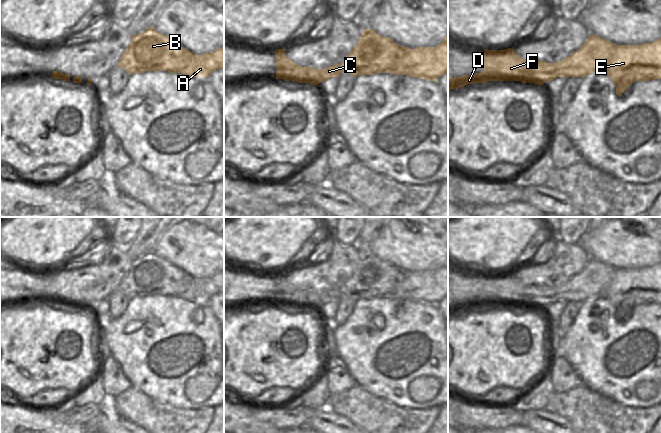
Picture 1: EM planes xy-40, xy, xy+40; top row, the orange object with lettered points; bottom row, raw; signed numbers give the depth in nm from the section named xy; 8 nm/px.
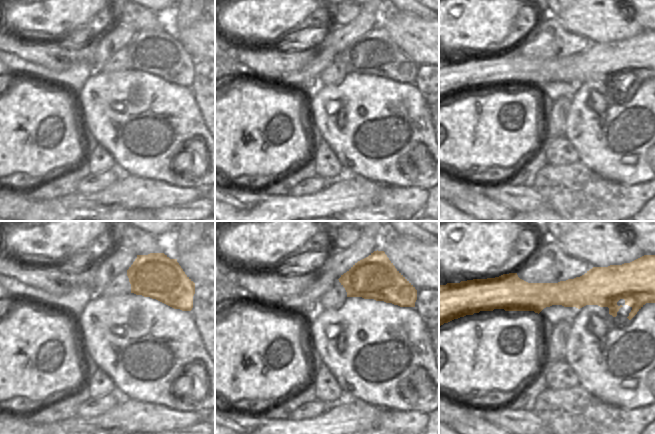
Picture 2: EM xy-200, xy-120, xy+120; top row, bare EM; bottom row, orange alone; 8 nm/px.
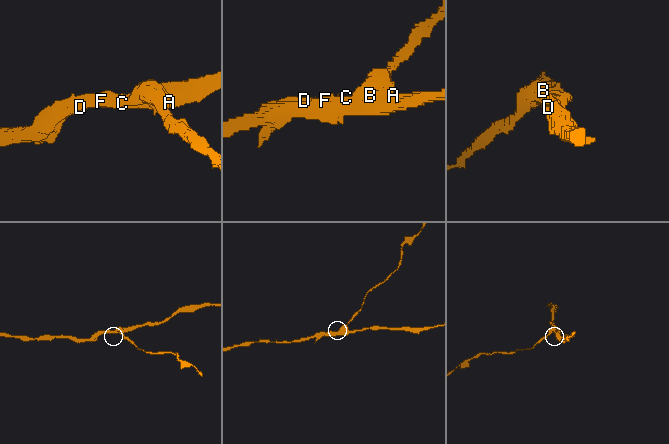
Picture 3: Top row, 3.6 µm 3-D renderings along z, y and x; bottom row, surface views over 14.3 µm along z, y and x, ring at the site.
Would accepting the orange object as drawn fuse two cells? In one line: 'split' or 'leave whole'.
split

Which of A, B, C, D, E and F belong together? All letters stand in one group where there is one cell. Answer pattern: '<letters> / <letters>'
A C D E F / B

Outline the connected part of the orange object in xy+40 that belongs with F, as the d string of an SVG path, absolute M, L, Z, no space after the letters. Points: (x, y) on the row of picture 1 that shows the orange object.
M513 47L506 50L484 49L484 72L473 75L463 75L461 77L448 77L448 91L458 89L468 84L486 83L488 81L521 81L522 83L543 85L557 77L585 77L587 75L588 72L577 64L571 67L569 63L563 63L562 61L555 63L527 61L518 55Z

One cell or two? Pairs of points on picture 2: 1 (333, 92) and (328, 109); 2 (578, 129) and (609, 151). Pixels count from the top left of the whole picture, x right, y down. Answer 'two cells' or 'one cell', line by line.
1: one cell
2: one cell

